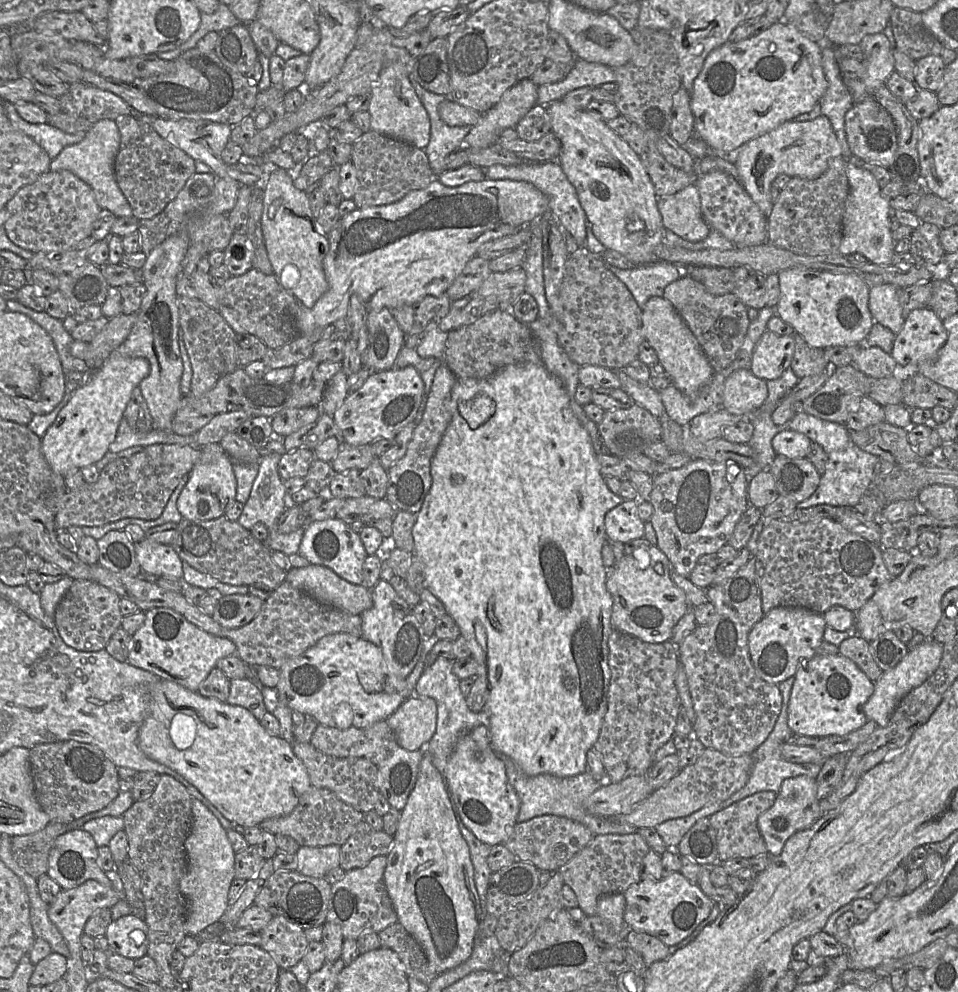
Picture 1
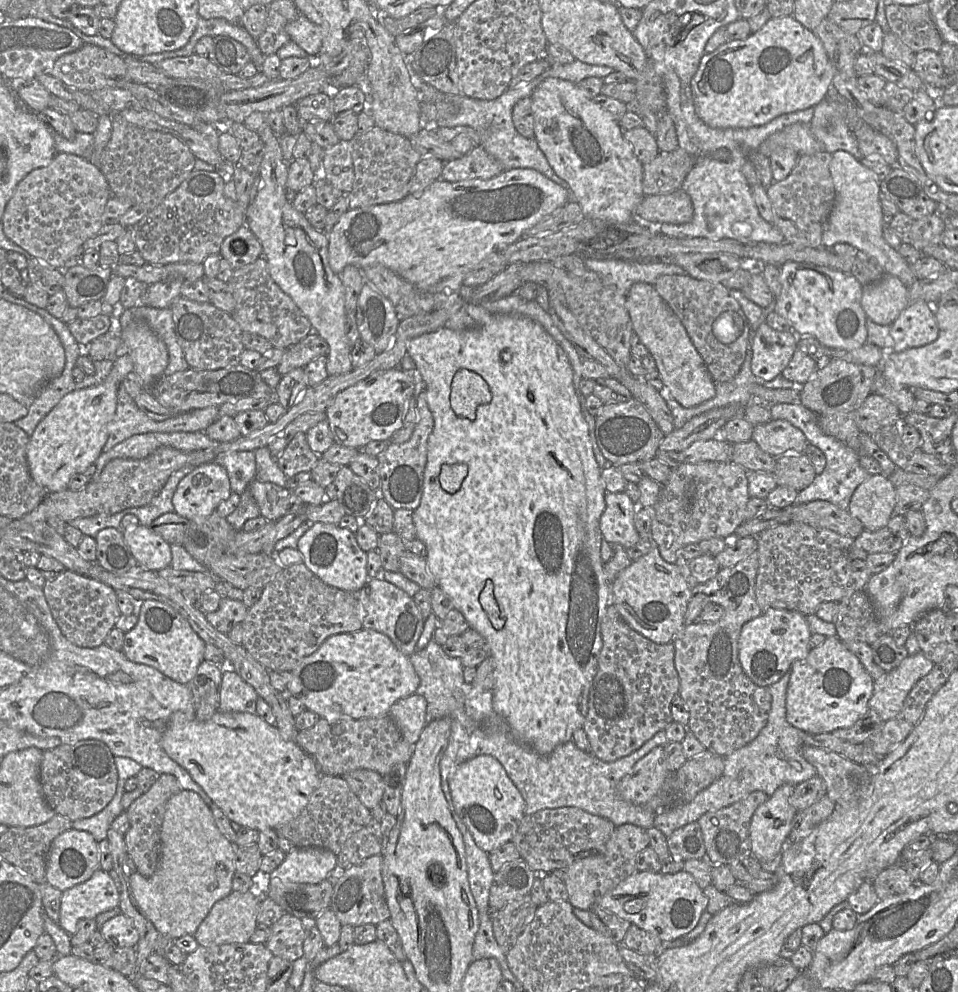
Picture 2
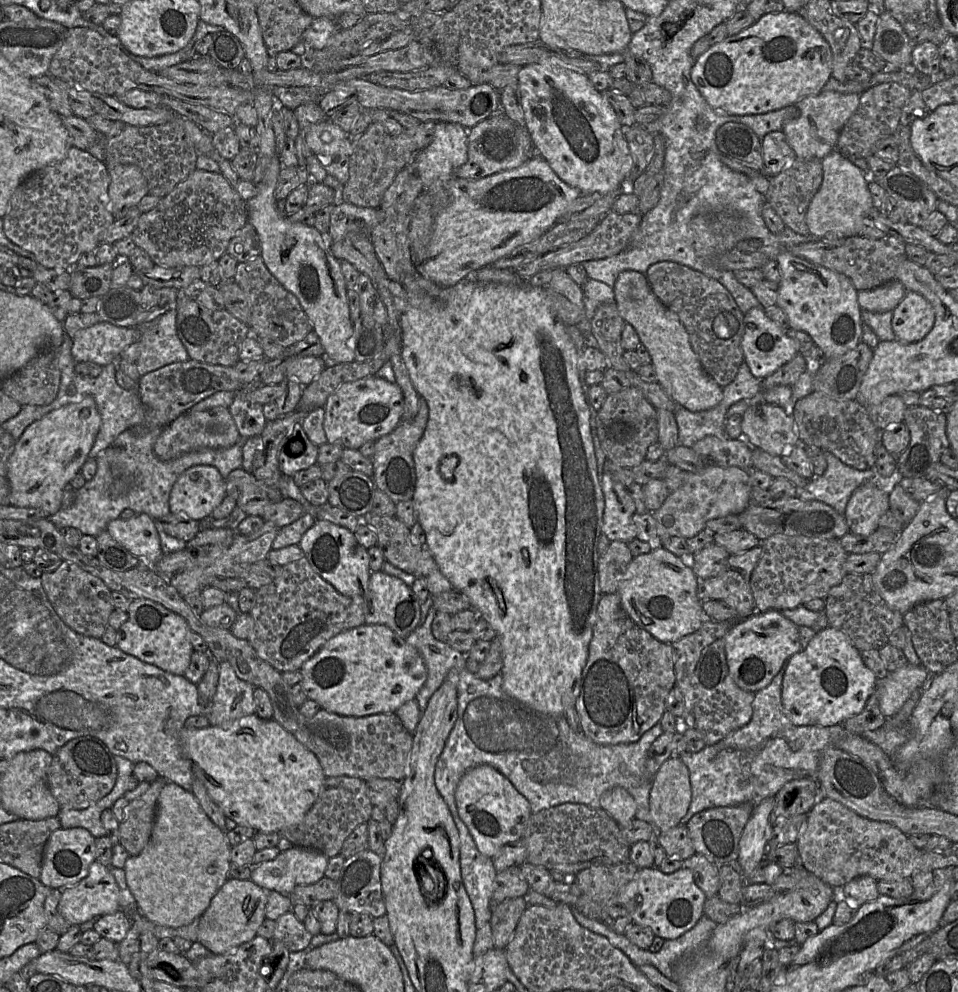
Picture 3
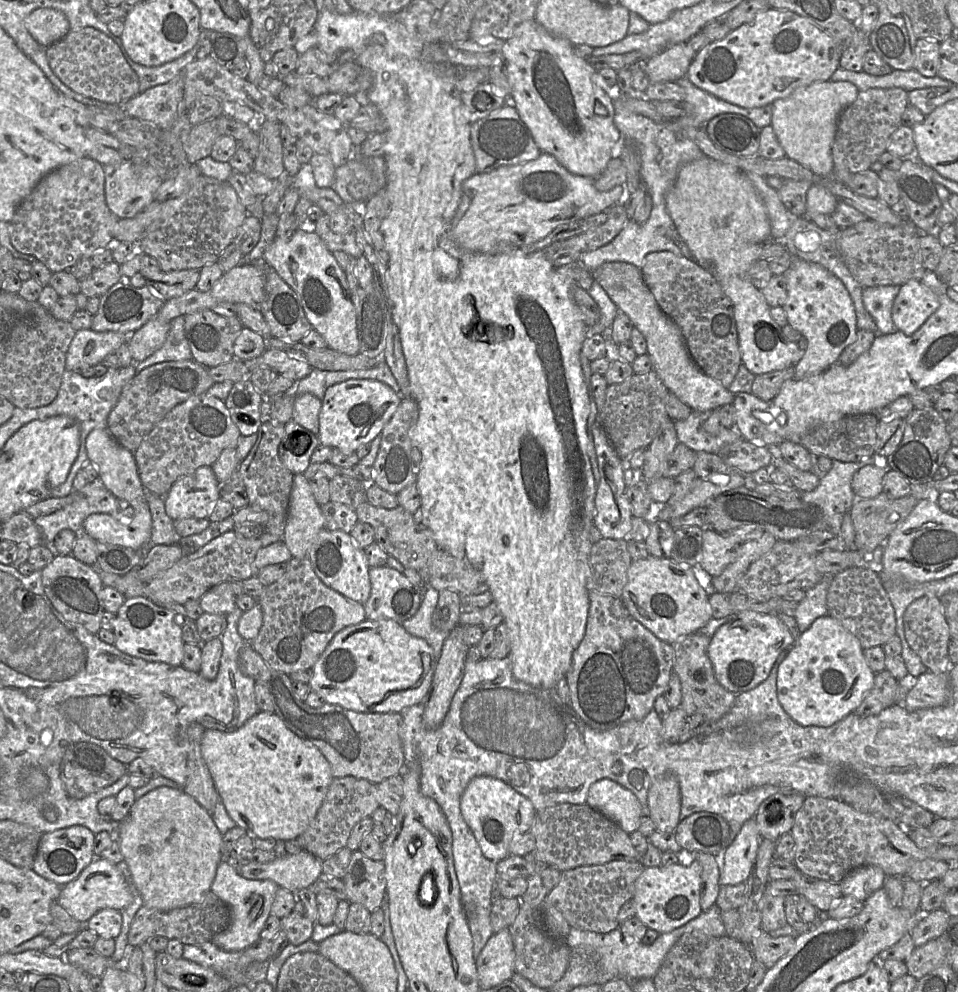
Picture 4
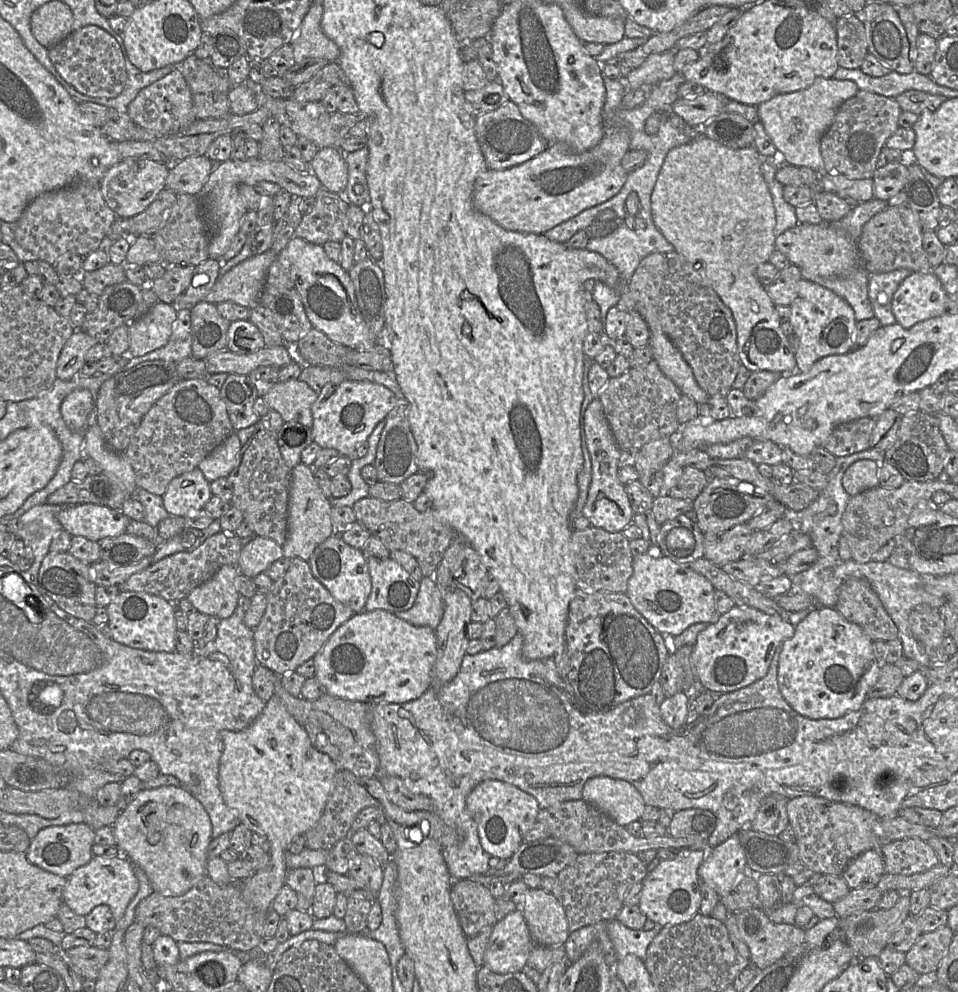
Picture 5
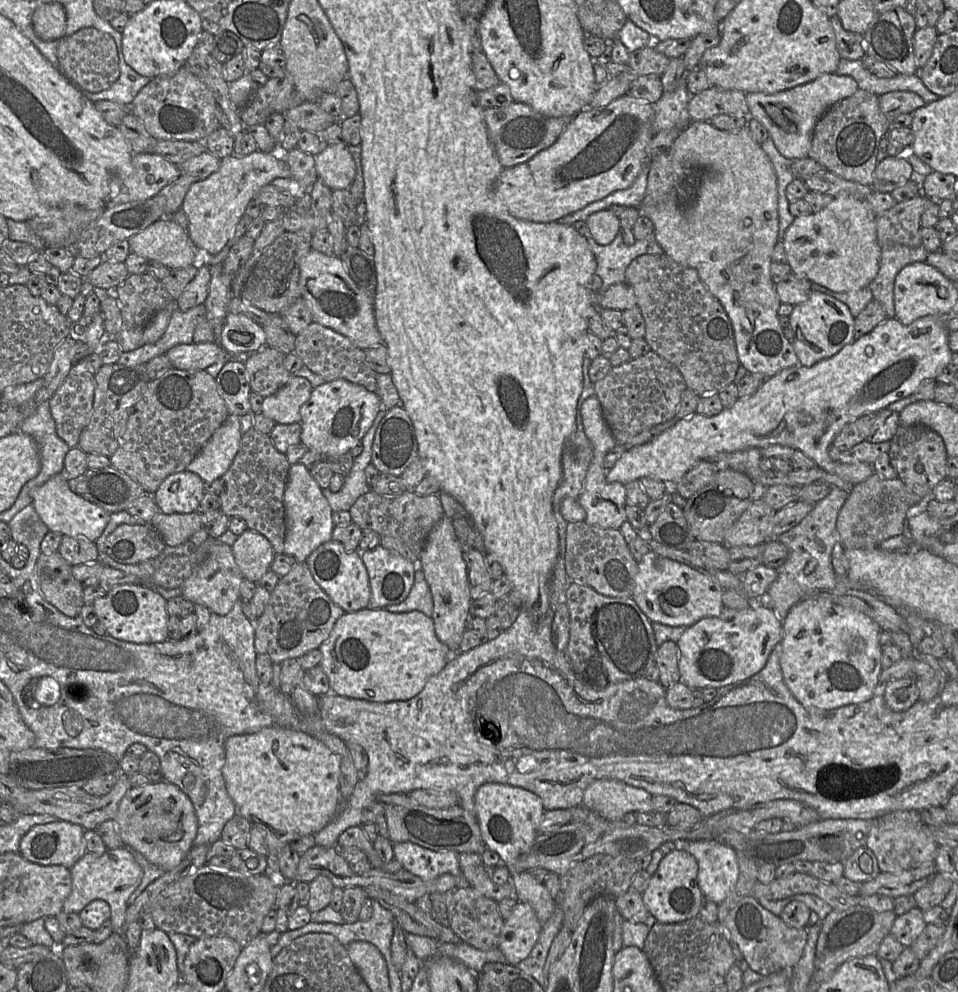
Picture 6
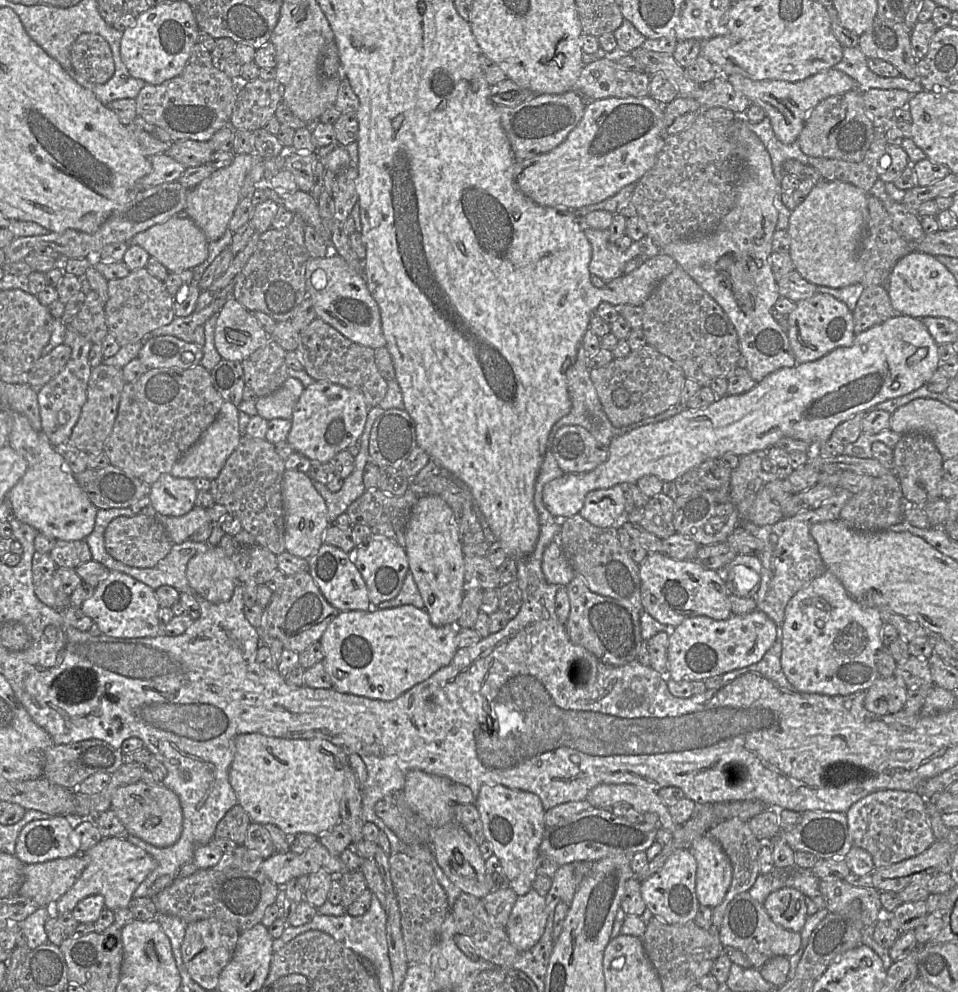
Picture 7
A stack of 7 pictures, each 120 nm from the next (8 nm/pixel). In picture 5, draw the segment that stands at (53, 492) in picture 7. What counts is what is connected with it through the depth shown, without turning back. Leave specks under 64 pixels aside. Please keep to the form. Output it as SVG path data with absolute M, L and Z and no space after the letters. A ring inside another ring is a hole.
M94 504L67 506L58 512L57 518L63 530L91 541L127 533L131 521L121 509Z

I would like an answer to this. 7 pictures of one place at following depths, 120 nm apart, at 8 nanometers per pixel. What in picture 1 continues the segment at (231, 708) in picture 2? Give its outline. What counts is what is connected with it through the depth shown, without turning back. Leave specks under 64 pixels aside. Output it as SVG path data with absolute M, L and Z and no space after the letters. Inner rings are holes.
M249 678L230 679L230 692L226 702L246 708L257 720L261 720L267 712L261 686Z

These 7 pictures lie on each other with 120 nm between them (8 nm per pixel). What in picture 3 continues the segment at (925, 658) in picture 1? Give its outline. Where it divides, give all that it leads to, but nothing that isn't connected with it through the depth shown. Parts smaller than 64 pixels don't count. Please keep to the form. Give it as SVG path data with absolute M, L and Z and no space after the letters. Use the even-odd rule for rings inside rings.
M907 663L889 672L883 679L876 679L874 692L877 693L882 715L886 719L895 716L916 690L927 685L930 675L924 666Z

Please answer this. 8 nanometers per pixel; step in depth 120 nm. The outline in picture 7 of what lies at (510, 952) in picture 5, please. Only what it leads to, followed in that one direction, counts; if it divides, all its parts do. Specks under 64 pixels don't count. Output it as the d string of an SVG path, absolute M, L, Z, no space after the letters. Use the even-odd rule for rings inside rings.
M535 889L518 896L505 926L511 944L525 952L543 935L547 923L546 899Z

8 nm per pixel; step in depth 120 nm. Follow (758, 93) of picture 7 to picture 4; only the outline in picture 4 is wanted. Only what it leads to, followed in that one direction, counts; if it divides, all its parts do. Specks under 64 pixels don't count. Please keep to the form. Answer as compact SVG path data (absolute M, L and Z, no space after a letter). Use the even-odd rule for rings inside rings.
M815 81L796 89L787 98L775 100L771 104L771 126L786 157L820 177L830 177L833 171L832 145L839 116L856 100L858 92L858 88L851 82Z

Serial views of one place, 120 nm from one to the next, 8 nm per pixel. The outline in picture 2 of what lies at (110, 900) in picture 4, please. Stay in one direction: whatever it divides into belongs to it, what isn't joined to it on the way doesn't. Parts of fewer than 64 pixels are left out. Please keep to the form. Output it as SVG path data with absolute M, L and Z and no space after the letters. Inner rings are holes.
M102 868L85 882L62 892L60 926L71 936L88 920L119 907L120 893L109 872Z

